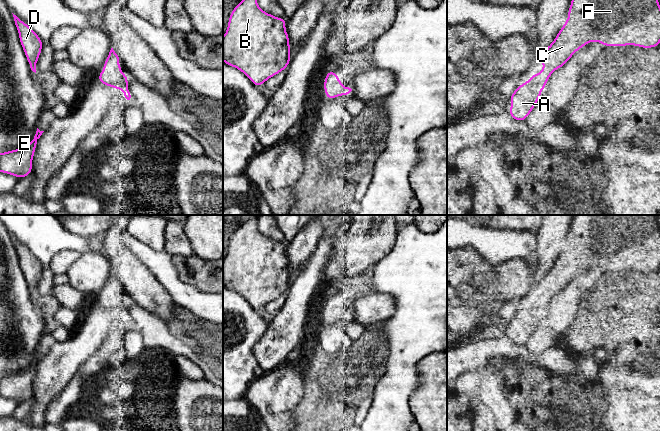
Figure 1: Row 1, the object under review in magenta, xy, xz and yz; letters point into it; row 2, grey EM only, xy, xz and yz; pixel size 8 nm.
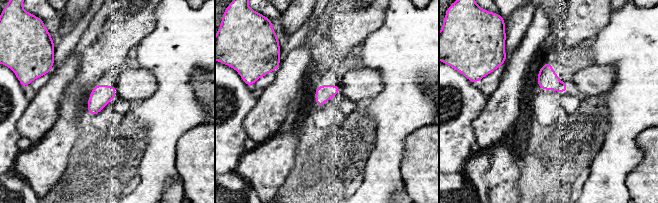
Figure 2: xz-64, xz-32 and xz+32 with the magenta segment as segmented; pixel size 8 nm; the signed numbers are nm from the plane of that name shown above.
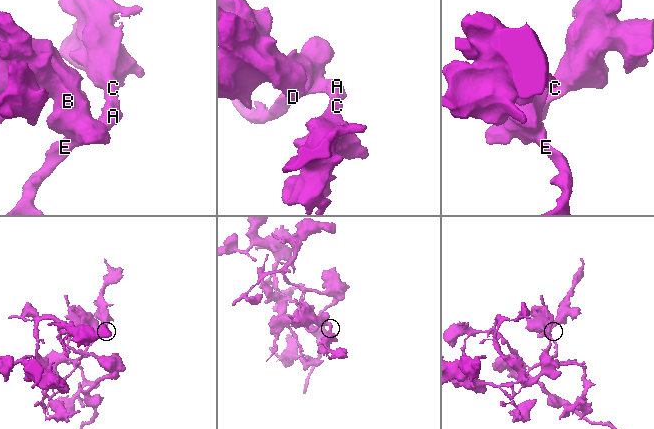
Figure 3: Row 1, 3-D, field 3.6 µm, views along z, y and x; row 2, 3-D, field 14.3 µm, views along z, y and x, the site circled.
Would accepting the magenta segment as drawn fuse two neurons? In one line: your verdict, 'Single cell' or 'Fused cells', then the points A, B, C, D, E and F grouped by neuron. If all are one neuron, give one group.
Single cell. Groups: A B C D E F

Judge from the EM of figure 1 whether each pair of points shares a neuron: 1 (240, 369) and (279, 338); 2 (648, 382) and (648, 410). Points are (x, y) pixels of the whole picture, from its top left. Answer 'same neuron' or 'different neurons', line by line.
1: different neurons
2: different neurons

